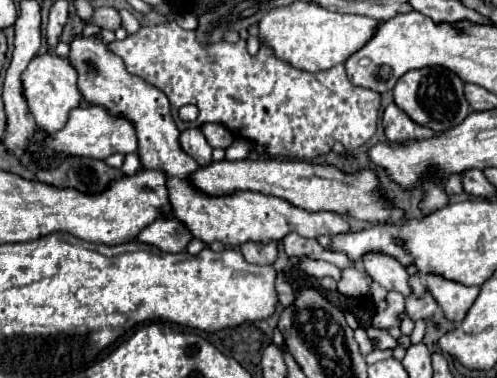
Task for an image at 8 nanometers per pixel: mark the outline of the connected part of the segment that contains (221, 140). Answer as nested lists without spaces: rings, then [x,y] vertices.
[[[203,124],[201,130],[213,148],[229,148],[233,144],[233,134],[221,124]]]

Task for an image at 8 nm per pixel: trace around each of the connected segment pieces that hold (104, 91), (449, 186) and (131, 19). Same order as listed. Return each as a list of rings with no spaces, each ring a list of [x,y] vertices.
[[[77,36],[71,42],[71,64],[77,70],[77,86],[83,94],[83,100],[91,106],[103,106],[111,116],[121,116],[129,120],[137,134],[137,154],[143,170],[159,170],[167,178],[167,192],[171,212],[165,218],[175,218],[191,232],[193,238],[205,242],[207,246],[215,240],[241,246],[245,242],[271,242],[283,240],[289,232],[297,232],[305,238],[317,238],[321,234],[337,236],[349,232],[349,222],[335,212],[307,212],[283,198],[267,196],[251,190],[235,190],[225,196],[207,196],[191,184],[191,174],[201,166],[181,150],[179,146],[179,130],[171,116],[171,106],[167,96],[145,82],[139,76],[133,76],[125,70],[123,60],[107,50],[107,44],[97,38],[81,38]]]
[[[453,174],[453,176],[449,176],[449,180],[445,182],[445,192],[449,194],[449,196],[453,196],[453,194],[461,194],[463,192],[463,182],[461,182],[461,174]]]
[[[119,10],[119,16],[123,20],[123,28],[127,30],[127,34],[135,34],[141,28],[141,24],[135,20],[135,16],[129,10]]]

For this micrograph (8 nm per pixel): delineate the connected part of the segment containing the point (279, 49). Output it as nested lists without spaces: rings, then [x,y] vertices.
[[[293,2],[271,10],[259,20],[259,38],[275,50],[277,58],[291,66],[305,72],[321,72],[345,62],[351,54],[363,48],[373,38],[379,24],[381,20],[369,16],[339,14],[311,2]]]

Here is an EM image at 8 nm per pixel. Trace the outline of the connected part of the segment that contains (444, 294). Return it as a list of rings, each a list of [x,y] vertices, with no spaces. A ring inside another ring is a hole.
[[[433,274],[425,276],[425,286],[433,294],[433,298],[437,300],[445,318],[455,324],[463,322],[467,310],[471,308],[471,304],[479,296],[477,286],[463,286],[459,282],[451,282],[441,276],[433,276]]]

